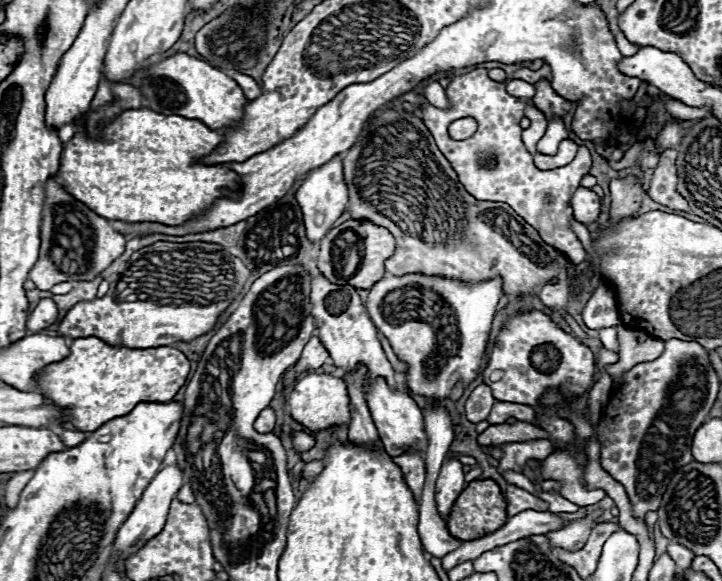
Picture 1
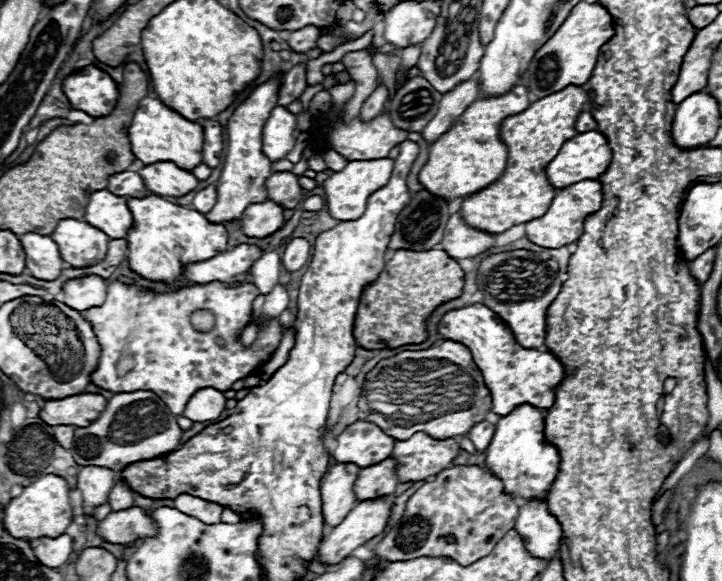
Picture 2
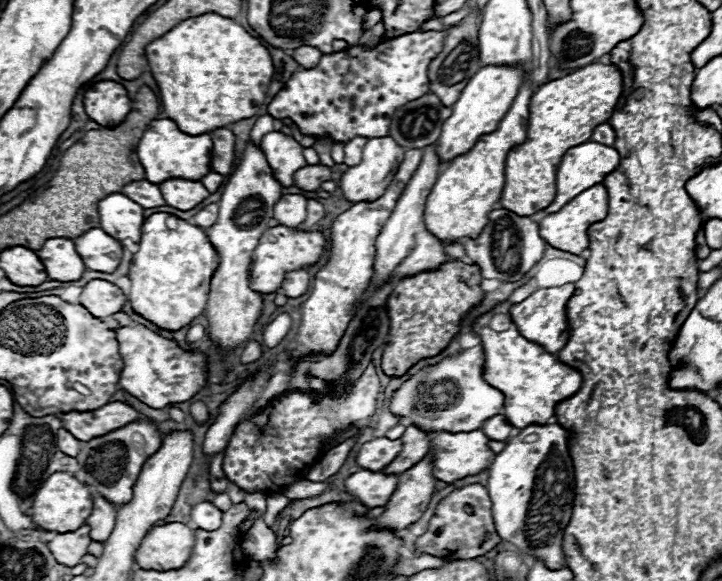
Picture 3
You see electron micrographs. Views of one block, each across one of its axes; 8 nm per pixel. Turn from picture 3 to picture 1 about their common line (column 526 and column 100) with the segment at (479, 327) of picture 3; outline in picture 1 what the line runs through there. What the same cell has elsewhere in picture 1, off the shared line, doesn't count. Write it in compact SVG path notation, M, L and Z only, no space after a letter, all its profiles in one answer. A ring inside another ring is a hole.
M96 336L76 338L70 354L36 374L38 392L66 410L64 420L78 432L94 432L104 422L126 416L140 402L170 402L190 372L188 358L170 346L112 348Z

